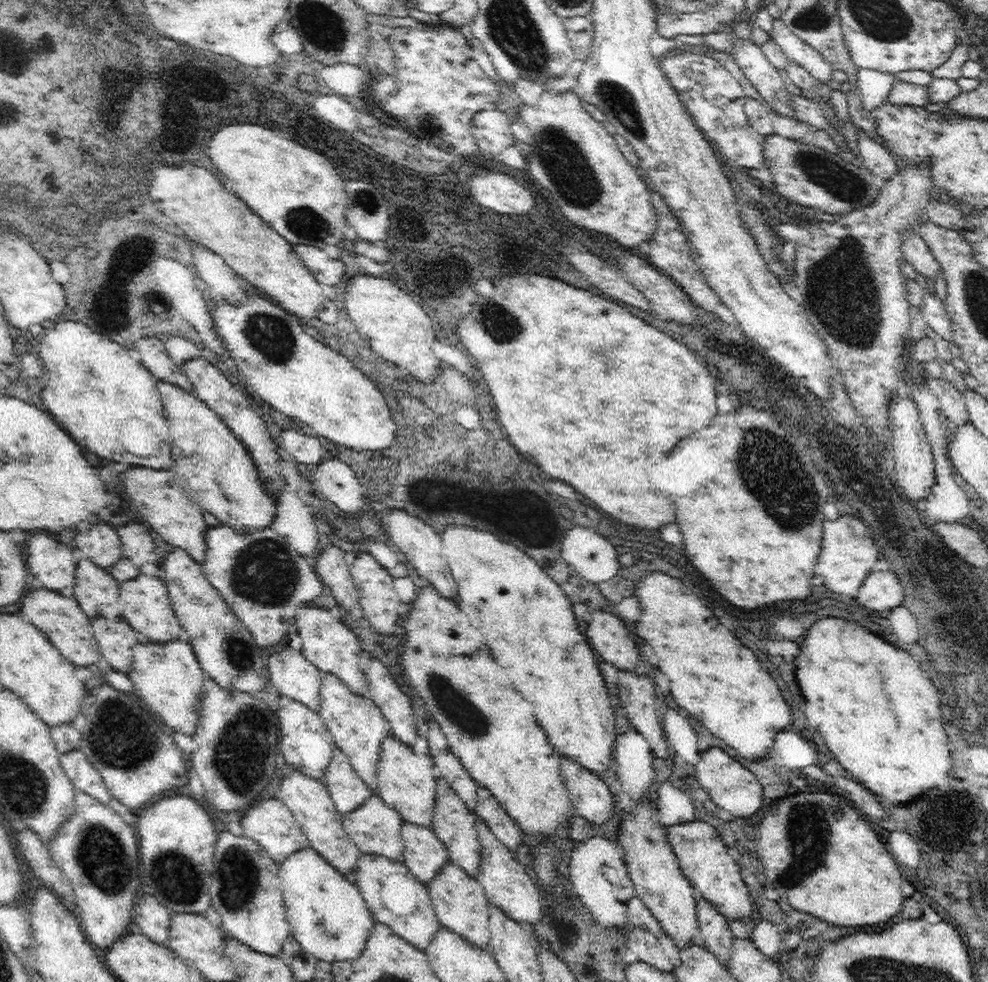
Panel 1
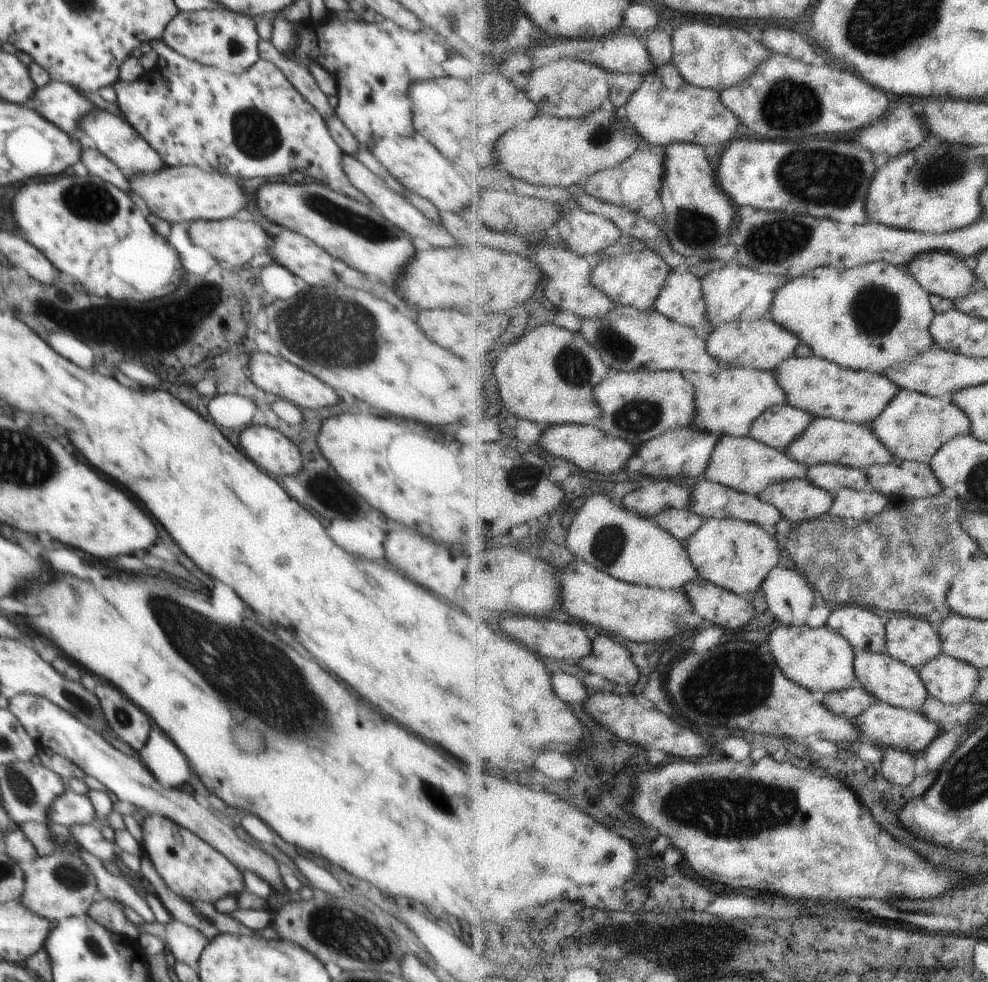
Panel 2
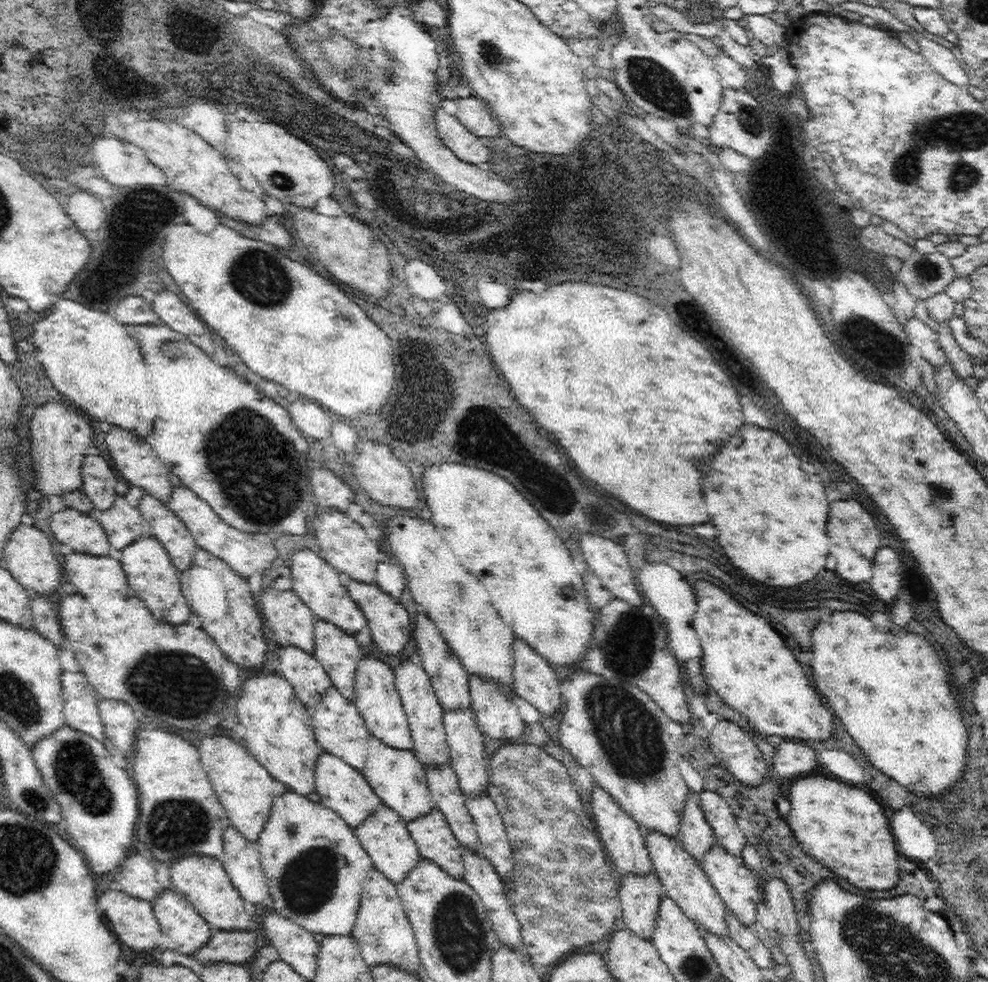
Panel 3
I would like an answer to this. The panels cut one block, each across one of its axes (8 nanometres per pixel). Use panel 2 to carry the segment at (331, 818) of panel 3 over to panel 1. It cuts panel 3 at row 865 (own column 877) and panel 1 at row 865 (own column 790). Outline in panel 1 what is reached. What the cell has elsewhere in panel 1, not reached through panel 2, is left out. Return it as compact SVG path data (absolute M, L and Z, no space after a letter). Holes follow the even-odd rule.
M311 847L281 864L280 881L292 934L297 937L302 950L316 956L320 961L331 964L354 961L362 956L375 922L355 884L342 877L336 868Z

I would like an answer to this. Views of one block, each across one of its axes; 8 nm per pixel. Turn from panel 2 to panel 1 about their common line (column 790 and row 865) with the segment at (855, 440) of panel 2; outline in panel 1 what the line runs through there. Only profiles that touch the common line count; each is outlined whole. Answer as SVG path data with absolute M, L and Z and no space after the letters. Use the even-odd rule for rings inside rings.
M449 862L428 888L442 930L458 935L479 952L490 953L492 949L489 930L490 903L477 880L470 879L458 865Z

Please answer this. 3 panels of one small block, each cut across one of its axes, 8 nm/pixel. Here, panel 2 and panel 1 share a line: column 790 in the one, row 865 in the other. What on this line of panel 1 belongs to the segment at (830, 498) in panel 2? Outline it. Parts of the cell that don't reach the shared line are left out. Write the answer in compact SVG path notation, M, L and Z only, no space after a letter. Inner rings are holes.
M478 821L482 857L477 882L482 886L489 903L502 911L510 921L534 928L542 920L542 897L540 886L532 882L526 870L514 859L508 850L498 842L491 831Z

